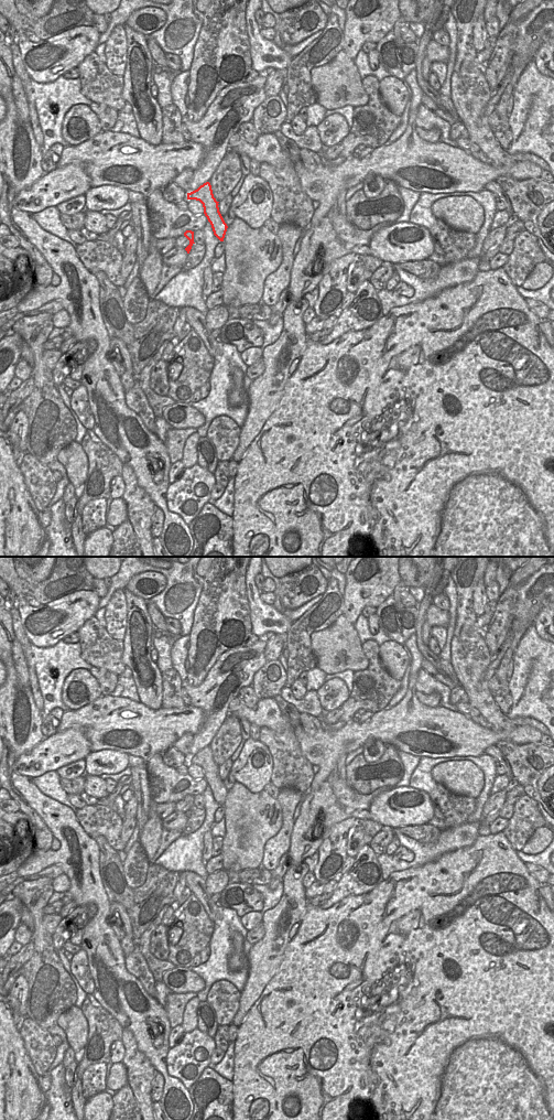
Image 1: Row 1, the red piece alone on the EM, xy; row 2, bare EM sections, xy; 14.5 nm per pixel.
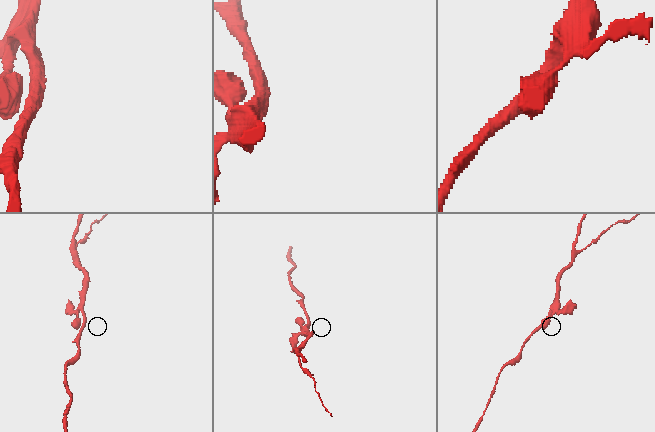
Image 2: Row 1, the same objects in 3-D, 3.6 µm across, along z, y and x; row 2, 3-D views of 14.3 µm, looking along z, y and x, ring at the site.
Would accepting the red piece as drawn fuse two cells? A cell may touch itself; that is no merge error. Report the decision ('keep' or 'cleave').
keep

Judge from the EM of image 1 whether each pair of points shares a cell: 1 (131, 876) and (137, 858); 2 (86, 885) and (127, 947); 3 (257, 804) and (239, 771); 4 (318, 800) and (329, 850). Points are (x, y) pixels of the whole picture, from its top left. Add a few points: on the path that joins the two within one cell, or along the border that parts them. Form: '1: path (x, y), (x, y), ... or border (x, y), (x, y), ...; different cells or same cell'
1: path (134, 872), (137, 862); same cell
2: border (119, 940), (125, 955); different cells
3: border (236, 781), (245, 785), (252, 793), (262, 790); different cells
4: border (345, 819), (329, 829), (316, 851); different cells

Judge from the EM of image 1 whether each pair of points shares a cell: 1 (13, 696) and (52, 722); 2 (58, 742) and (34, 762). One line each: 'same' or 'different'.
1: different
2: same

